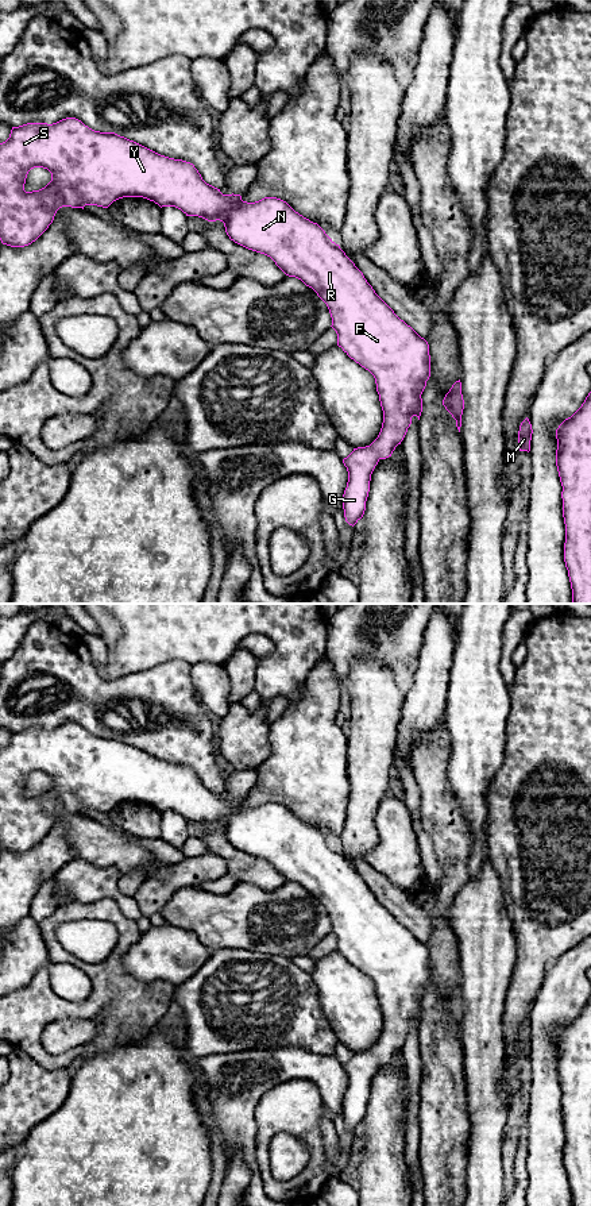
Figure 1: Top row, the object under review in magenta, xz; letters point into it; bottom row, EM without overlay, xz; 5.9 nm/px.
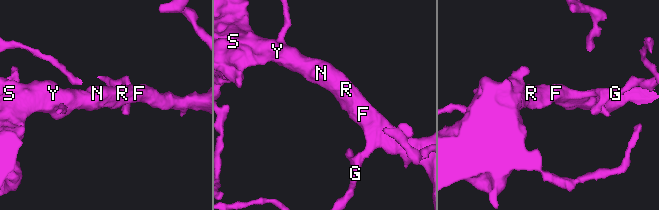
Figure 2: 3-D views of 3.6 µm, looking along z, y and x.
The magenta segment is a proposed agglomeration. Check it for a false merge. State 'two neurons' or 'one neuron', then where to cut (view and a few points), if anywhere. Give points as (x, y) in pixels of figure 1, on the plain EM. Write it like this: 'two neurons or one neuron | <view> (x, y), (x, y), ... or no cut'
one neuron | no cut

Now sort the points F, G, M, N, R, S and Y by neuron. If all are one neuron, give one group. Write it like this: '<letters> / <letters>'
F G M N R S Y

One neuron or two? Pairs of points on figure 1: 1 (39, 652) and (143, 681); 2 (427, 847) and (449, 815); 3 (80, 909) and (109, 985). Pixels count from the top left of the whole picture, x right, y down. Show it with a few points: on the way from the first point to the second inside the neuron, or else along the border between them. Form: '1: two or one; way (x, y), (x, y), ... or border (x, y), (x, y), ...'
1: one; way (65, 677), (78, 689), (118, 689)
2: two; border (418, 812), (443, 871)
3: one; way (105, 910), (123, 927), (123, 946), (115, 959)

